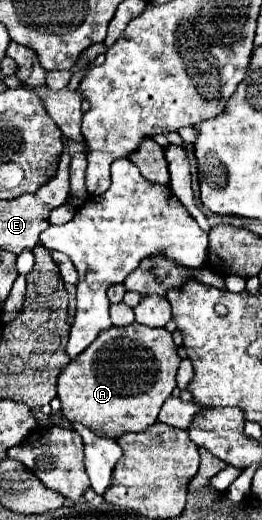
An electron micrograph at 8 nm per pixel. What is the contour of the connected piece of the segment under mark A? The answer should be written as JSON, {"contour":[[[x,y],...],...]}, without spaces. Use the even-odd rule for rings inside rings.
{"contour":[[[141,323],[127,327],[111,327],[99,333],[97,341],[83,351],[75,361],[71,361],[59,375],[57,395],[61,399],[61,409],[69,421],[79,421],[101,437],[121,437],[127,431],[145,431],[157,421],[161,405],[177,387],[175,375],[179,369],[177,345],[167,329],[151,329]]]}

